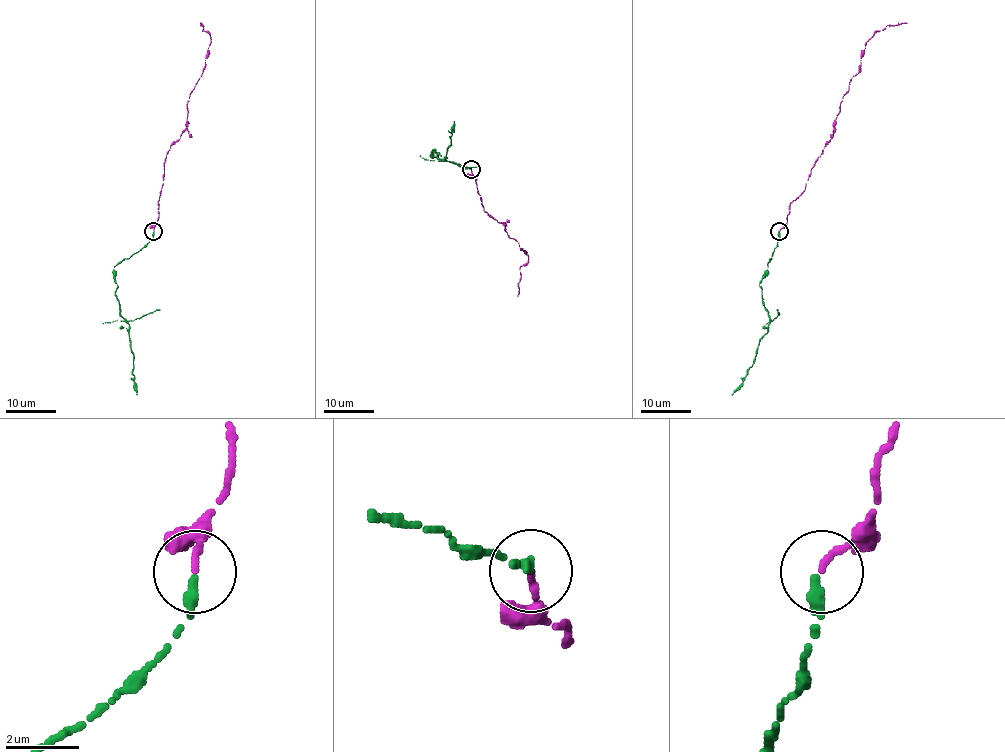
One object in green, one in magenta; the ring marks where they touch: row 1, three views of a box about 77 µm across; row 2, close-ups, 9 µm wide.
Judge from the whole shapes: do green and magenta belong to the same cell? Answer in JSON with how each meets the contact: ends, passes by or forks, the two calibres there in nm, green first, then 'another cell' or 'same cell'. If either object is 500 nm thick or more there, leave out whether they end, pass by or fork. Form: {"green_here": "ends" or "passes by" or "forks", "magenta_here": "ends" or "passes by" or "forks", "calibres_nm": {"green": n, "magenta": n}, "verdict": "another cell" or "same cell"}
{"green_here": "ends", "magenta_here": "ends", "calibres_nm": {"green": 320, "magenta": 190}, "verdict": "same cell"}

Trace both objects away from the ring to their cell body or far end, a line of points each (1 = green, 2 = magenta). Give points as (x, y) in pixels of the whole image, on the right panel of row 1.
1: (778, 231), (780, 237), (759, 285), (769, 331), (760, 339), (755, 361), (745, 379), (731, 394)
2: (780, 231), (832, 137), (867, 42), (887, 25), (907, 23)

